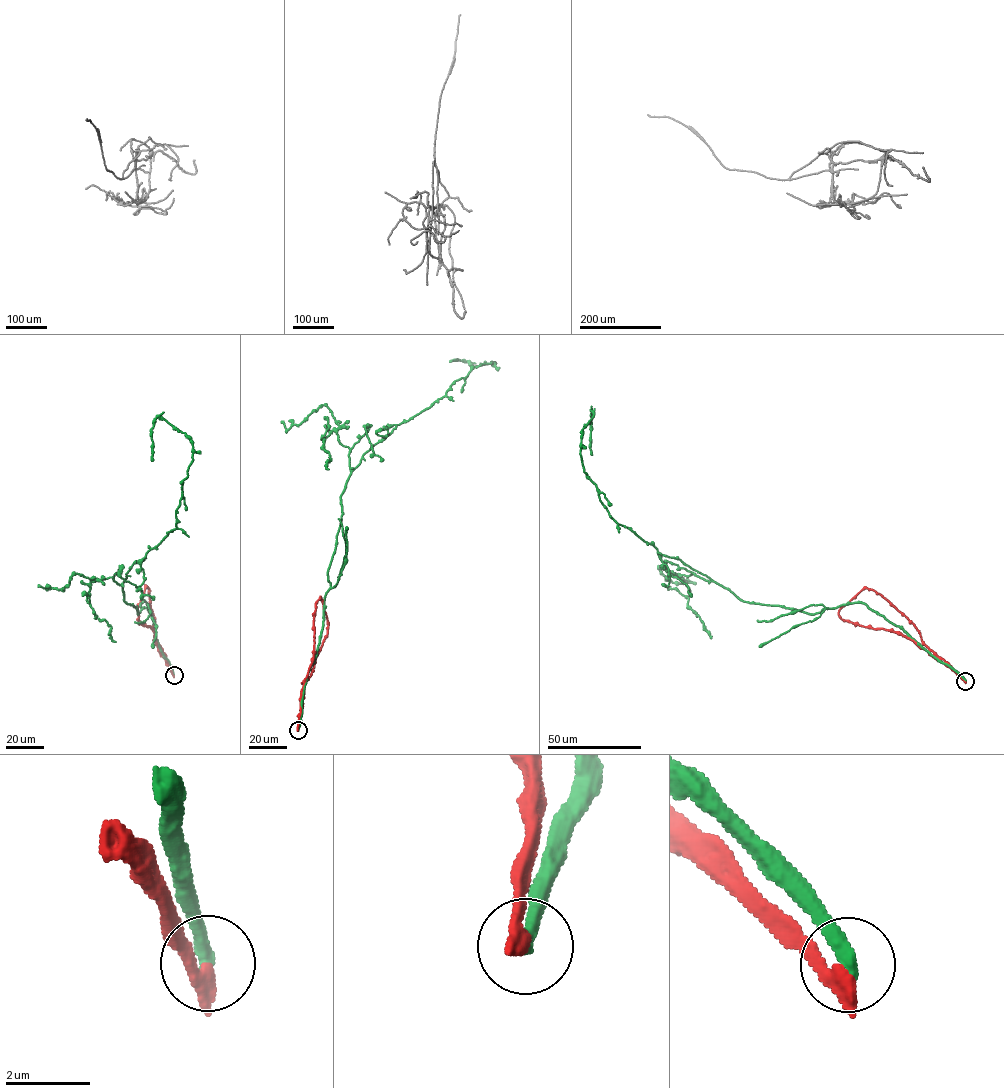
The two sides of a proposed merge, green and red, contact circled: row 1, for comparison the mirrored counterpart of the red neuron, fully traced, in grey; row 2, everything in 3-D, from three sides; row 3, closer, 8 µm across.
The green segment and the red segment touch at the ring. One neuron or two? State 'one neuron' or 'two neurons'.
two neurons

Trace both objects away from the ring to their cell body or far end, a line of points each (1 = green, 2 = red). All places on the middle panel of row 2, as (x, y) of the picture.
1: (297, 730), (346, 482), (396, 426), (441, 398), (474, 367), (496, 363), (449, 361)
2: (297, 730), (304, 682), (310, 676), (327, 633), (323, 604)

